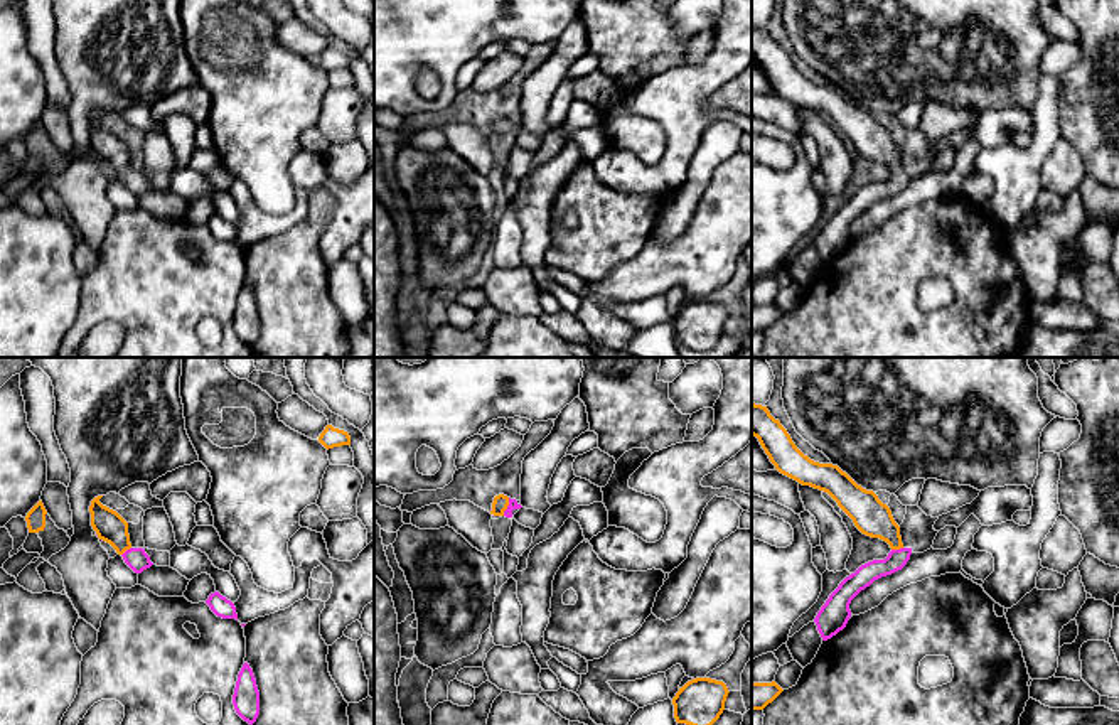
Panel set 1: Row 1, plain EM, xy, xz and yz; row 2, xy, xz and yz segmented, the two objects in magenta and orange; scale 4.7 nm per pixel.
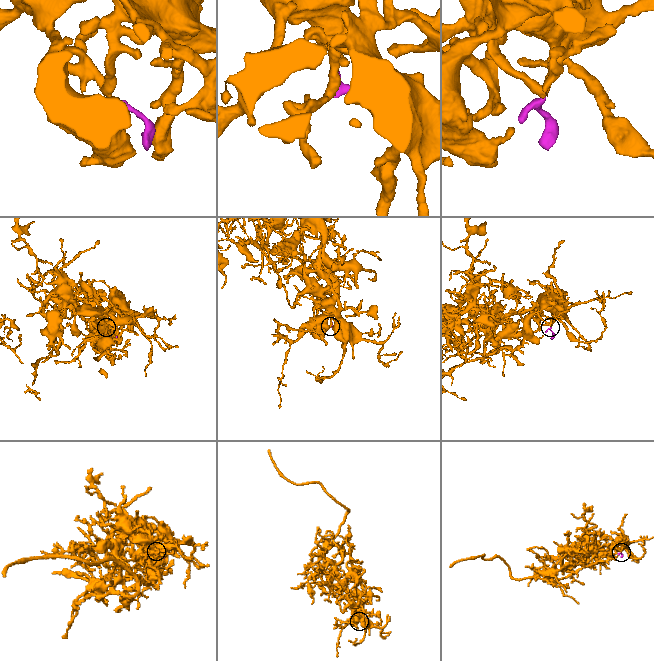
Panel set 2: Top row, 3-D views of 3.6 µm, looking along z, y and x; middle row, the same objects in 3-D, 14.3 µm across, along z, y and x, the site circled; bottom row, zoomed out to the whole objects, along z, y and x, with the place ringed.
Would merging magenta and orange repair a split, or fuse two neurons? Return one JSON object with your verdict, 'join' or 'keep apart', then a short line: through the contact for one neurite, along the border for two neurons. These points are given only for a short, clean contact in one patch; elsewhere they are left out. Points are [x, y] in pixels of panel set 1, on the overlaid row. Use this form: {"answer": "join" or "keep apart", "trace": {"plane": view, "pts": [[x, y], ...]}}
{"answer": "join", "trace": {"plane": "xz", "pts": [[513, 504], [508, 506], [501, 501]]}}

